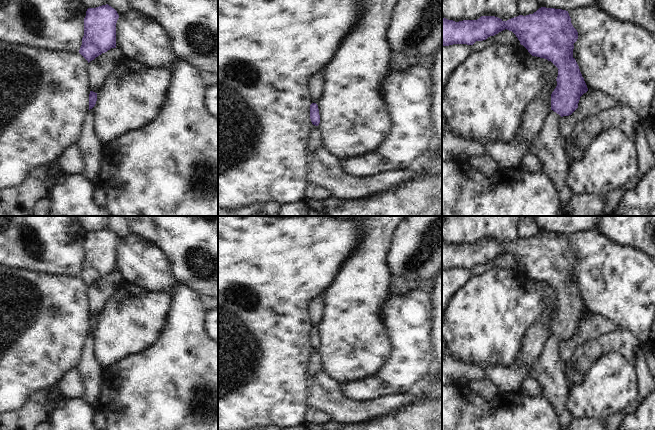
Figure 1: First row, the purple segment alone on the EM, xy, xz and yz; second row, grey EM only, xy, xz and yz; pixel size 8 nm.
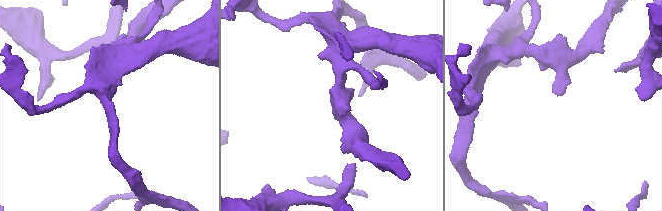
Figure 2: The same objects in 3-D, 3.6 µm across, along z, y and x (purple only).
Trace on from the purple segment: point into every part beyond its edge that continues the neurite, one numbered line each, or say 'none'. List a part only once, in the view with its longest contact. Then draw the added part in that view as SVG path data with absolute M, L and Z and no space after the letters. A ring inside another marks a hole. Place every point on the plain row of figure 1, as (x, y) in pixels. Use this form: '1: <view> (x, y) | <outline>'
1: yz (549, 371) | M551 334L529 377L538 381L542 388L541 396L553 405L561 430L569 430L573 417L567 410L569 390L565 378L566 364L560 358L560 342Z

